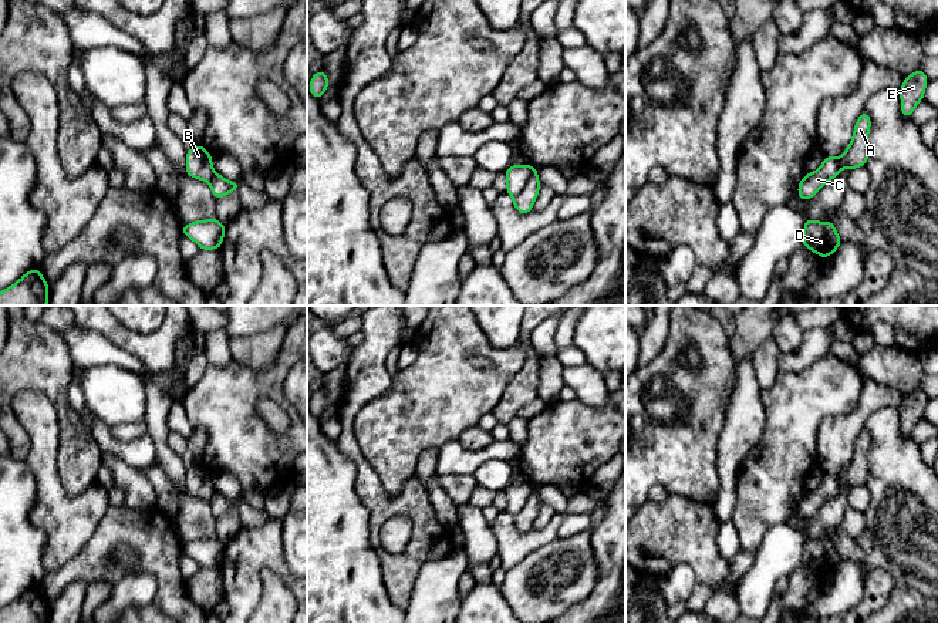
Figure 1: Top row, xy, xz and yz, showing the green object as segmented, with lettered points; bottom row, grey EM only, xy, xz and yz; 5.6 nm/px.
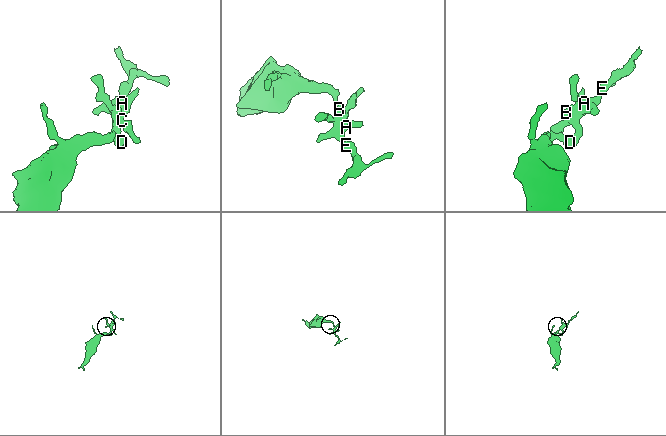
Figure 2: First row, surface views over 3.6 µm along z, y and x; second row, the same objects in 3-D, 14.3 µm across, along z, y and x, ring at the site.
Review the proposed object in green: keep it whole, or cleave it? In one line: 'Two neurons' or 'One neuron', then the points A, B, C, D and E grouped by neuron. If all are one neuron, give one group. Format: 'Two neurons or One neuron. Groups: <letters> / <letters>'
Two neurons. Groups: A C E / B D

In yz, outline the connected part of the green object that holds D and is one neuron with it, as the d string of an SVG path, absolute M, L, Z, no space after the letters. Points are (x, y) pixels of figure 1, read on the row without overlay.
M804 539L803 566L813 569L820 576L830 576L841 563L841 556L831 539Z

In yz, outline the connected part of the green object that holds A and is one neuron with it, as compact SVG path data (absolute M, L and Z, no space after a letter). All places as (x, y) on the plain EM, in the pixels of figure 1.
M863 429L856 439L853 458L848 466L839 475L824 475L821 485L816 490L806 492L799 500L797 510L800 519L807 519L817 513L826 500L834 497L841 486L848 489L866 485L868 478L868 449L871 436Z

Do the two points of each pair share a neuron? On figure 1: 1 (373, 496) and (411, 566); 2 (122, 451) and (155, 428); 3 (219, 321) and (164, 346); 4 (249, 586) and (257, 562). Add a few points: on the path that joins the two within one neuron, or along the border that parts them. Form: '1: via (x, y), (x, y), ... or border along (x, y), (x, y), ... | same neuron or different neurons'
1: via (395, 506), (404, 506), (418, 520), (418, 543) | same neuron
2: border along (147, 432), (154, 445), (155, 461) | different neurons
3: border along (189, 320), (193, 329) | different neurons
4: via (249, 580), (249, 570), (252, 567) | same neuron

